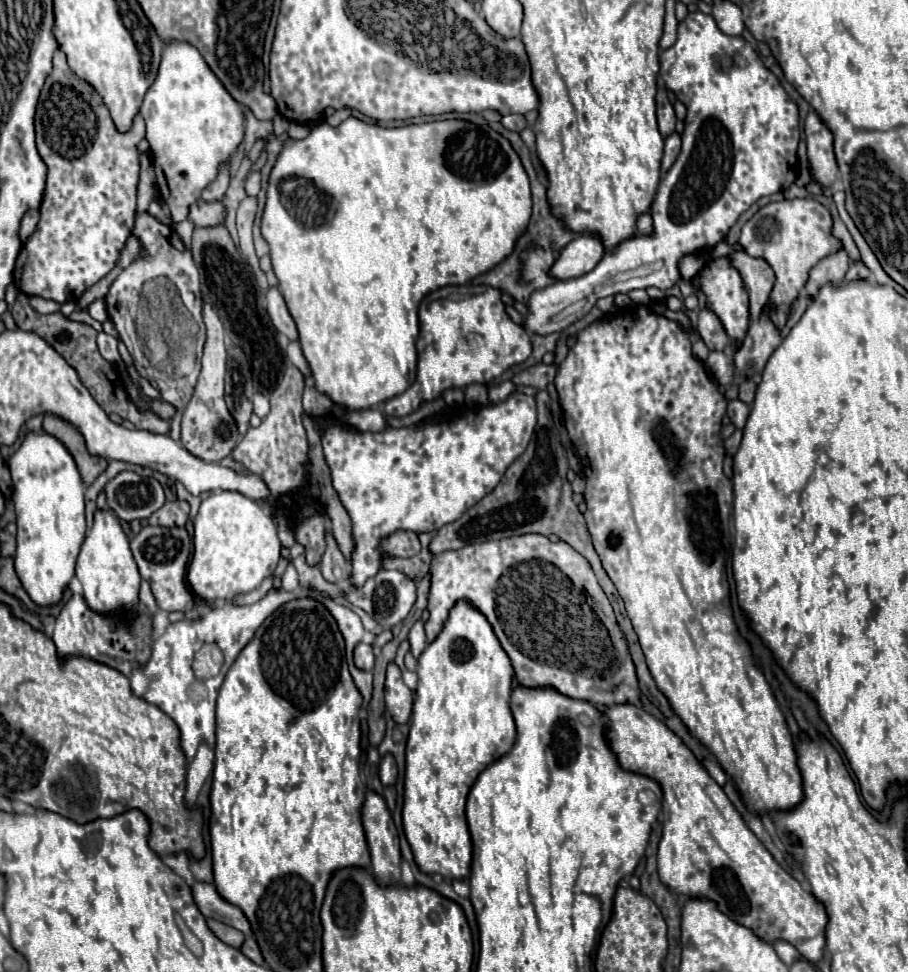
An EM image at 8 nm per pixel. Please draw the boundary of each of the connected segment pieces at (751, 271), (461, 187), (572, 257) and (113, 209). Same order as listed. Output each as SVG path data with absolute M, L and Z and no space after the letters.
M732 251L728 257L730 257L730 265L738 269L740 277L746 283L746 289L750 295L750 319L756 321L774 285L774 271L770 269L770 265L764 259L750 257L744 251Z
M348 117L346 121L342 121L338 127L330 127L326 121L322 123L316 123L310 131L310 135L302 141L290 141L288 147L282 149L274 169L272 169L272 175L270 175L270 185L268 185L268 199L266 199L266 209L264 209L264 215L262 215L262 235L264 239L268 241L270 245L270 257L272 257L272 267L274 267L274 273L276 273L276 279L278 279L278 287L282 289L282 295L284 295L284 301L290 309L290 315L294 317L296 321L296 327L298 327L298 341L302 345L302 353L310 365L310 373L312 373L312 379L314 379L314 387L330 397L336 405L342 405L346 411L368 411L368 409L376 409L378 405L386 403L388 399L404 393L412 383L414 383L414 377L416 377L416 337L418 337L418 305L420 301L432 293L434 289L440 289L444 285L464 285L468 283L470 279L474 279L476 275L480 273L486 273L490 271L494 265L502 263L516 247L516 241L526 233L528 229L528 223L530 223L530 215L532 215L532 193L530 193L530 181L528 181L528 175L520 163L520 157L518 153L514 151L514 147L510 145L508 139L504 139L500 133L492 131L488 125L486 127L480 127L480 125L474 125L474 123L468 123L468 121L462 121L462 119L450 119L450 121L432 121L432 123L420 123L420 125L406 125L406 127L396 127L396 129L382 129L380 125L368 125L356 117Z
M584 233L572 239L556 257L554 265L550 267L550 277L568 281L574 277L582 277L596 267L596 263L604 257L602 241L596 235Z
M58 49L54 53L54 71L48 75L38 107L36 107L36 147L48 167L44 199L40 205L40 221L14 267L14 285L28 297L44 297L56 303L78 301L86 289L98 283L118 263L118 253L132 235L136 215L136 187L138 187L138 151L136 145L144 137L144 121L138 115L128 133L118 133L100 95L82 81Z

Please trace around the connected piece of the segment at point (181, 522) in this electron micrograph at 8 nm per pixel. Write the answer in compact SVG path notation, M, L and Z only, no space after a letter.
M166 503L158 513L154 513L148 523L150 525L162 525L162 527L184 527L188 521L188 505L180 503Z

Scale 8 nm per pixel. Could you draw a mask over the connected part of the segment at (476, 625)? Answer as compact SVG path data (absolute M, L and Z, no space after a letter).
M460 601L450 611L450 617L434 643L418 659L420 687L414 697L412 727L406 745L406 777L404 777L404 807L402 825L410 843L416 865L422 873L442 875L444 879L468 879L472 863L472 839L466 823L466 797L488 765L506 755L516 739L516 727L510 713L512 665L496 639L486 617L470 603Z

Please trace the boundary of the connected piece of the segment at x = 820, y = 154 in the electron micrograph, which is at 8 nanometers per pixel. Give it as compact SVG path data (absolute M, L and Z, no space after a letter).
M812 109L804 121L804 135L814 179L822 185L832 185L838 179L838 165L832 151L832 133Z

